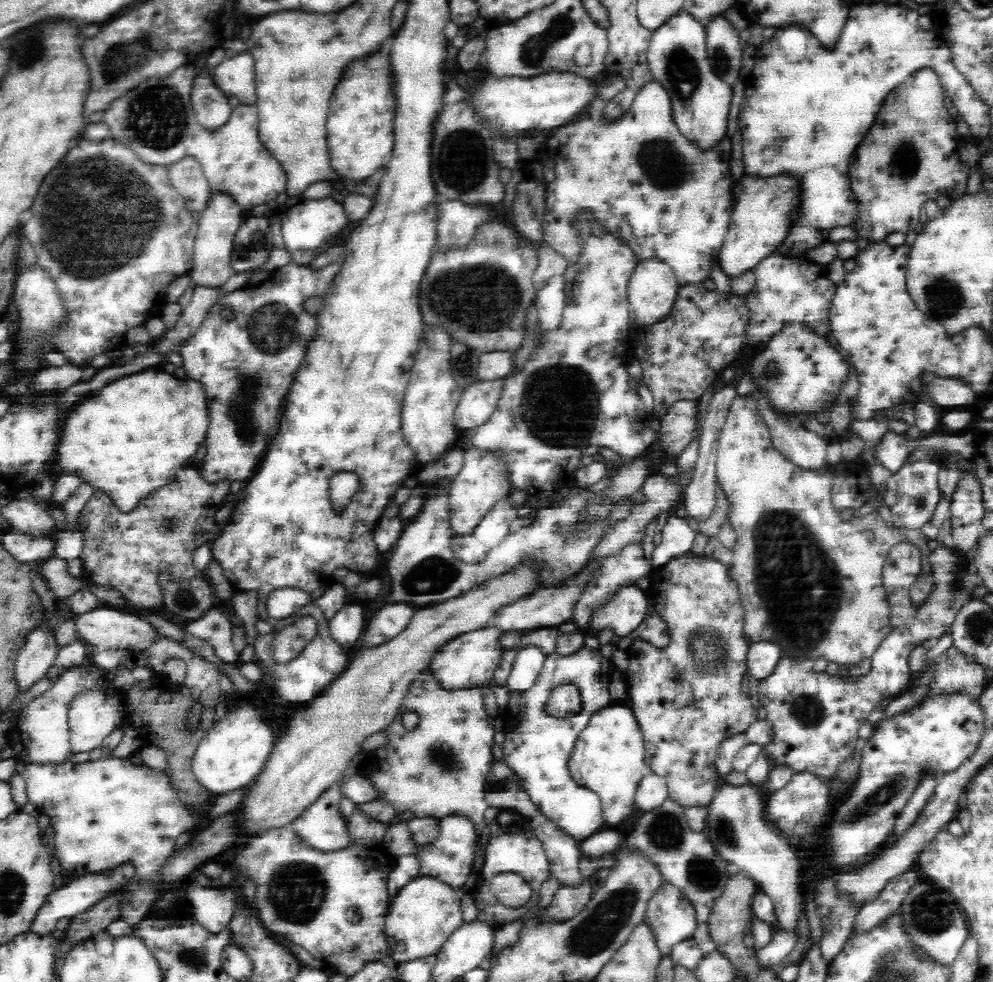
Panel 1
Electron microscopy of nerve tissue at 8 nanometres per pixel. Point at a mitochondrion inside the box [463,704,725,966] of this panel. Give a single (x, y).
(603, 924)

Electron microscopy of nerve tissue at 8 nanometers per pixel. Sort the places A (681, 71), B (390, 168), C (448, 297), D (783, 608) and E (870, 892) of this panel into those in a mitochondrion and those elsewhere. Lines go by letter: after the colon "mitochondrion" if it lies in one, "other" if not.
A: mitochondrion
B: other
C: mitochondrion
D: other
E: other

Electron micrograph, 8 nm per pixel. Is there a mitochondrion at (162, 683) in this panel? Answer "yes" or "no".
no

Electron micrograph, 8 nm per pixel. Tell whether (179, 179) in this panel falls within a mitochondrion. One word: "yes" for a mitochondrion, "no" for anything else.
no

